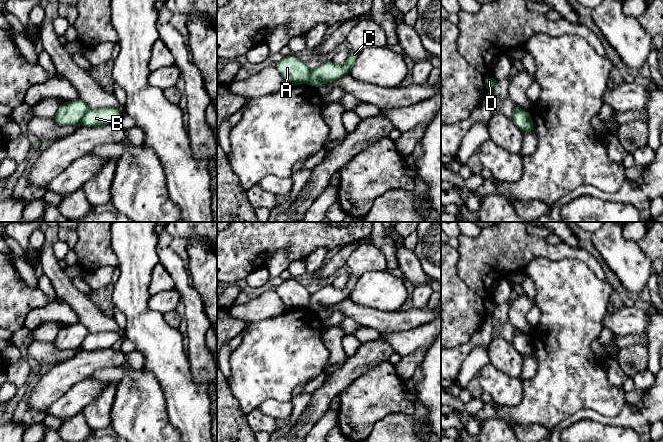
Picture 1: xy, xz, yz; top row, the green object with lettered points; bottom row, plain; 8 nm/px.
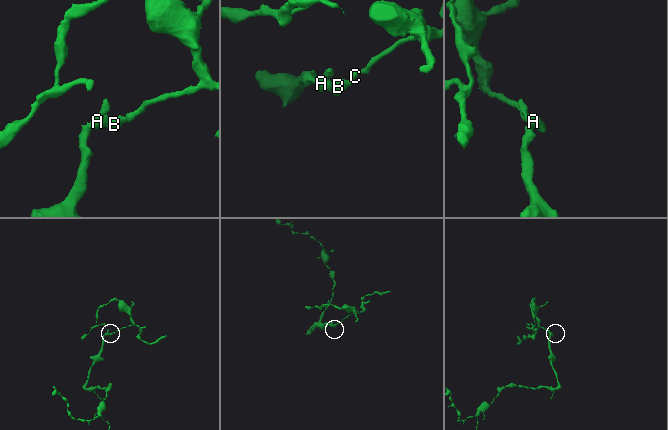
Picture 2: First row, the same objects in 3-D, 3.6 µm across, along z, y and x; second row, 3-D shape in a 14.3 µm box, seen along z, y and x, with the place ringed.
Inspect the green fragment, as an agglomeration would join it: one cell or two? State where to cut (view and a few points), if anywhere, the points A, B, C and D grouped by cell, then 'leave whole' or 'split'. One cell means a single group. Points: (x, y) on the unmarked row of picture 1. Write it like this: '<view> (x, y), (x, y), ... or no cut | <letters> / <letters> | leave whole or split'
xy (88, 332), (79, 347) | A D / B C | split

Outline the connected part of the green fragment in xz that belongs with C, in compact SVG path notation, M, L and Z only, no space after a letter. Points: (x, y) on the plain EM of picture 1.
M354 274L349 275L348 283L344 289L337 289L333 285L326 285L311 294L308 308L317 312L322 307L333 306L343 299L349 298L359 277Z

